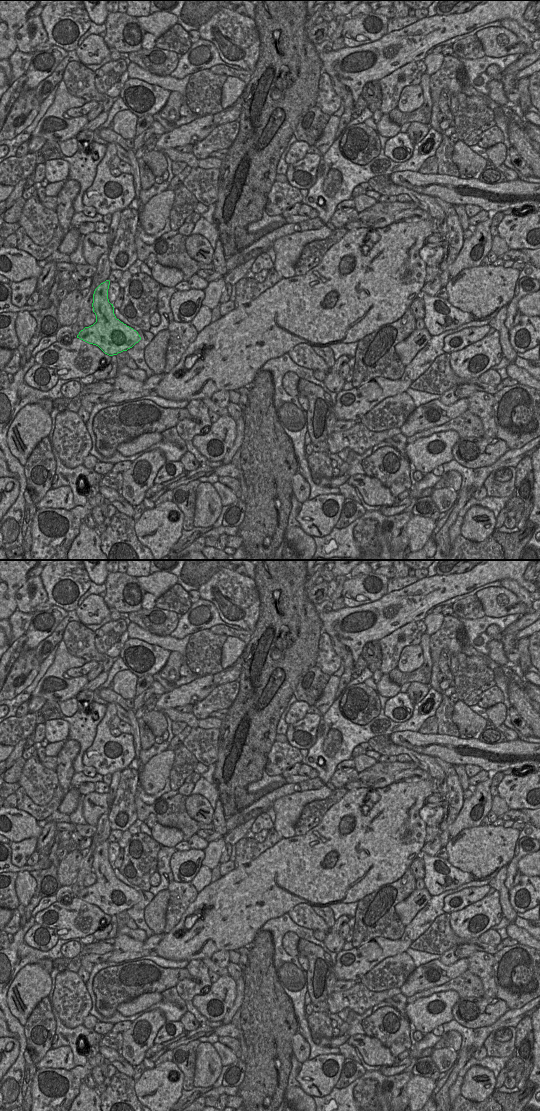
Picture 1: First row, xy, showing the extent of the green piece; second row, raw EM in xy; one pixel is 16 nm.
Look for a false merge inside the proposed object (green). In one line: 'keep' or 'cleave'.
keep

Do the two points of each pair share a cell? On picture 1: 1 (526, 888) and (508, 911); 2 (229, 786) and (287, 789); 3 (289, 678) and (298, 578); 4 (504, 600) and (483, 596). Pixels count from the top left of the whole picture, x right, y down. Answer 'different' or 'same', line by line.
1: different
2: different
3: same
4: same

